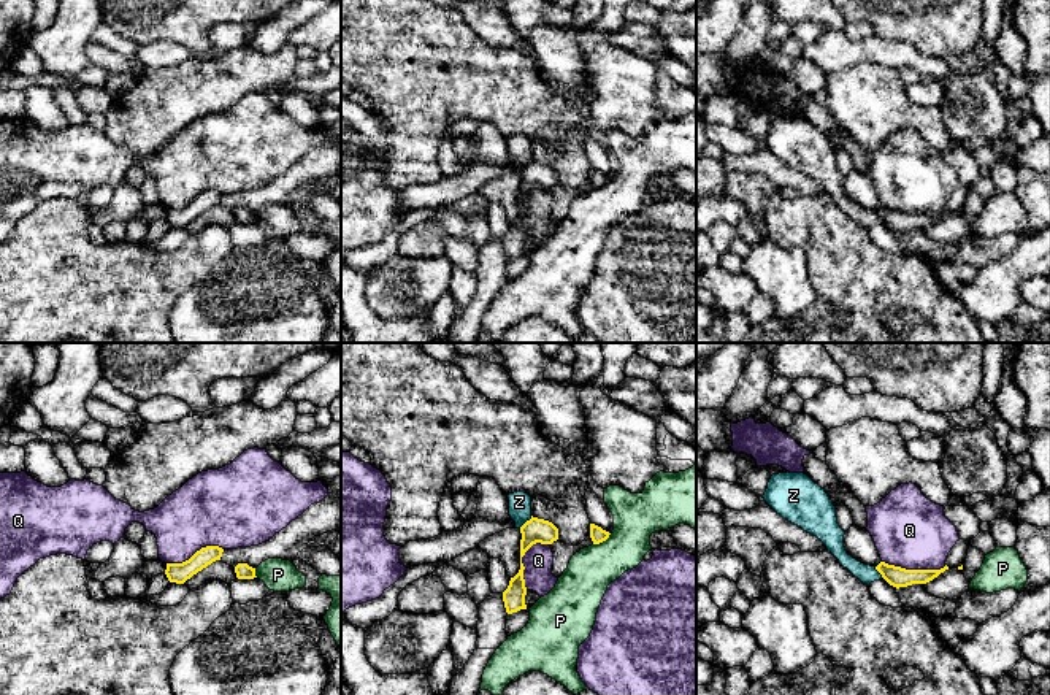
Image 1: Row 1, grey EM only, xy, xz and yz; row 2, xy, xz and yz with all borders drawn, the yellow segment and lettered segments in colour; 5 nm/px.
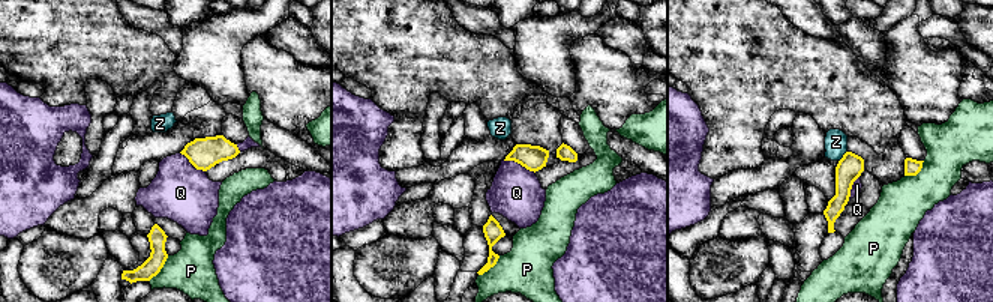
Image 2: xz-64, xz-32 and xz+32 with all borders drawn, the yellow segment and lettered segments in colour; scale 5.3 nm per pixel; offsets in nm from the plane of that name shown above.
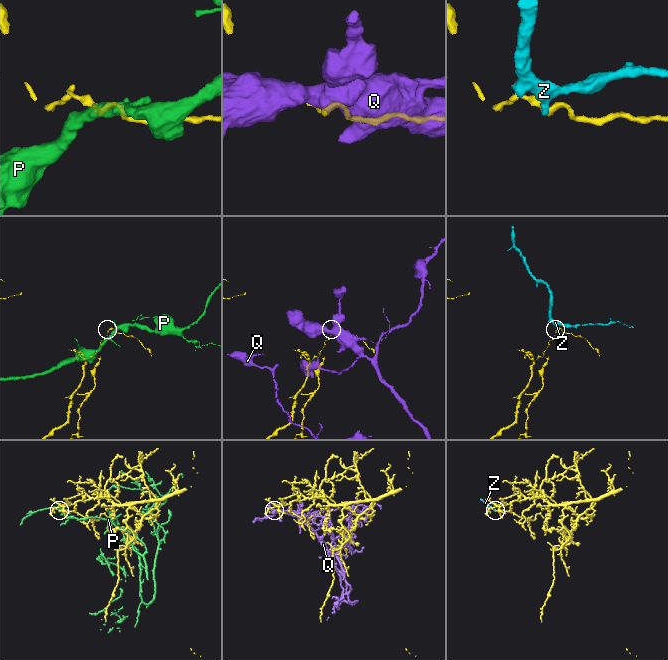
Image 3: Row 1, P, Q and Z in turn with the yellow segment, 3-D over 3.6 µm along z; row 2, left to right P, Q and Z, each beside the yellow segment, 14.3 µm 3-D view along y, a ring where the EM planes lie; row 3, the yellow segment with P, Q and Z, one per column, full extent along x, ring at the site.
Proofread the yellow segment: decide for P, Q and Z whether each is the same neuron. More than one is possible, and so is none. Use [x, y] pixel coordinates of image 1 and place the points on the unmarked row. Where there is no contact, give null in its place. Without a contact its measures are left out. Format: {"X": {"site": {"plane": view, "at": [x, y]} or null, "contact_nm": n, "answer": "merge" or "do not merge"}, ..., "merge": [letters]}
{"P": {"site": {"plane": "xz", "at": [601, 186]}, "contact_nm": 110, "answer": "do not merge"}, "Q": {"site": {"plane": "yz", "at": [914, 215]}, "contact_nm": 320, "answer": "do not merge"}, "Z": {"site": {"plane": "xz", "at": [527, 165]}, "contact_nm": 90, "answer": "do not merge"}, "merge": []}

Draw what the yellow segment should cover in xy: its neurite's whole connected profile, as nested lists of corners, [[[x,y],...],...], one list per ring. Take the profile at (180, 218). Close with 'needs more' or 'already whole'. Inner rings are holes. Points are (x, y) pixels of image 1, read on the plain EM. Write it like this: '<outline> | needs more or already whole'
[[[206,190],[197,195],[182,208],[167,208],[165,219],[170,227],[184,228],[194,219],[206,213],[216,205],[220,205],[224,194],[219,190]]] | already whole

